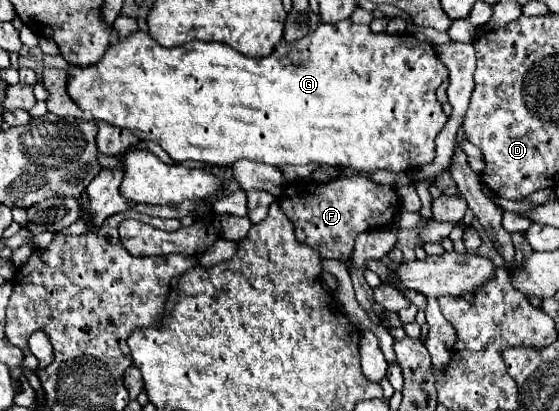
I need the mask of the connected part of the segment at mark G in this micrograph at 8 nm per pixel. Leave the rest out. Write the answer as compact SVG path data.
M350 19L340 21L340 23L320 23L318 29L306 37L302 37L296 43L280 43L270 55L250 59L242 57L236 49L220 43L206 43L206 41L190 41L188 45L180 47L162 47L158 45L148 33L144 31L134 31L124 39L118 39L116 43L110 43L104 57L90 67L74 67L70 65L66 69L68 81L66 81L66 91L70 99L88 115L92 115L96 121L104 121L112 127L122 127L142 141L152 141L158 143L174 161L184 163L188 159L194 161L204 161L210 165L234 165L238 159L248 159L248 161L258 161L258 163L268 163L274 167L282 165L308 165L308 163L324 163L330 167L350 167L356 171L366 171L372 173L376 169L386 169L386 171L408 171L414 167L422 167L426 163L432 163L436 156L436 146L434 139L446 125L448 117L442 113L442 105L436 99L436 89L444 79L448 79L448 69L444 63L440 63L434 55L434 47L430 43L422 43L412 35L386 35L386 33L372 33L368 25L356 25Z

